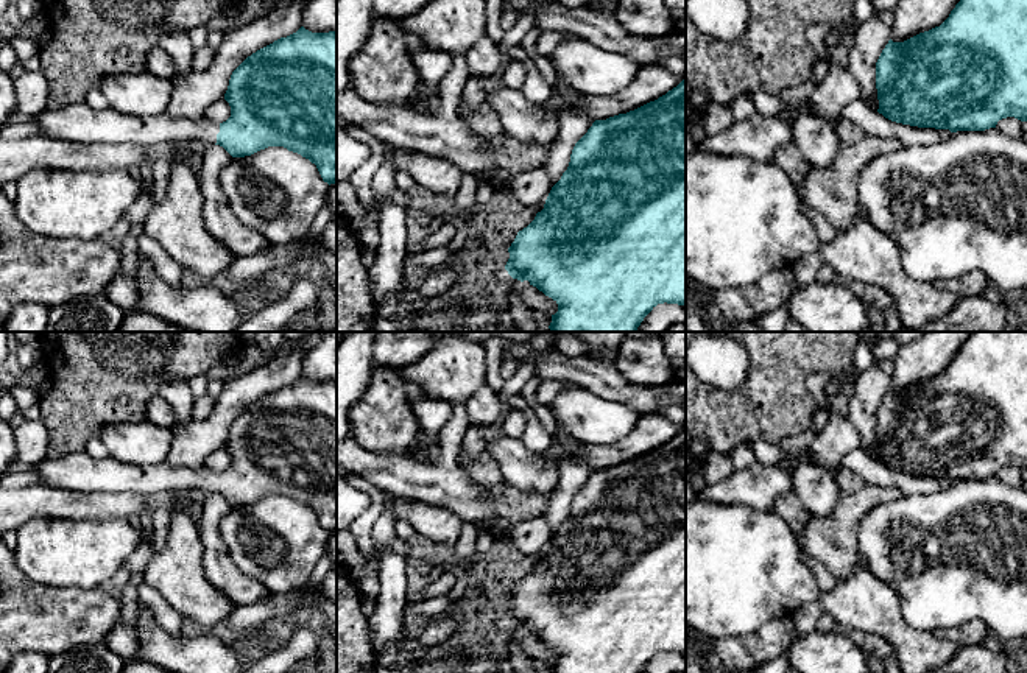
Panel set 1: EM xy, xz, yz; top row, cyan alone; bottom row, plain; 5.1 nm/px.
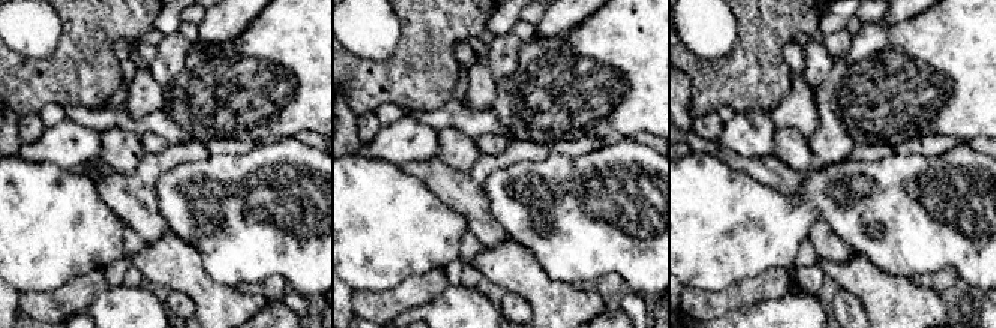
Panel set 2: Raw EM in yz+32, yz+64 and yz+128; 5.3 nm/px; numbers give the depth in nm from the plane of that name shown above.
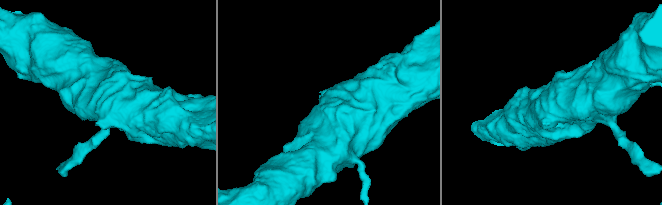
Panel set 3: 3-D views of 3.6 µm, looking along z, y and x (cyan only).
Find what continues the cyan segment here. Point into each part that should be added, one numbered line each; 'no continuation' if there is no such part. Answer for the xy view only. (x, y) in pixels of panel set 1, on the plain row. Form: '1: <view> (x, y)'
1: xy (78, 471)

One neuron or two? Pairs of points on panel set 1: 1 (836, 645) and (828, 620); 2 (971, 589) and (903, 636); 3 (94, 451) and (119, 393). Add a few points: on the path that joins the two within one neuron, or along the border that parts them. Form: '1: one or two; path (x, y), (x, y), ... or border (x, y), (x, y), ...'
1: two; border (817, 630), (832, 631)
2: two; border (896, 595), (901, 616), (910, 625), (932, 633)
3: two; border (97, 435), (88, 441), (84, 451)

